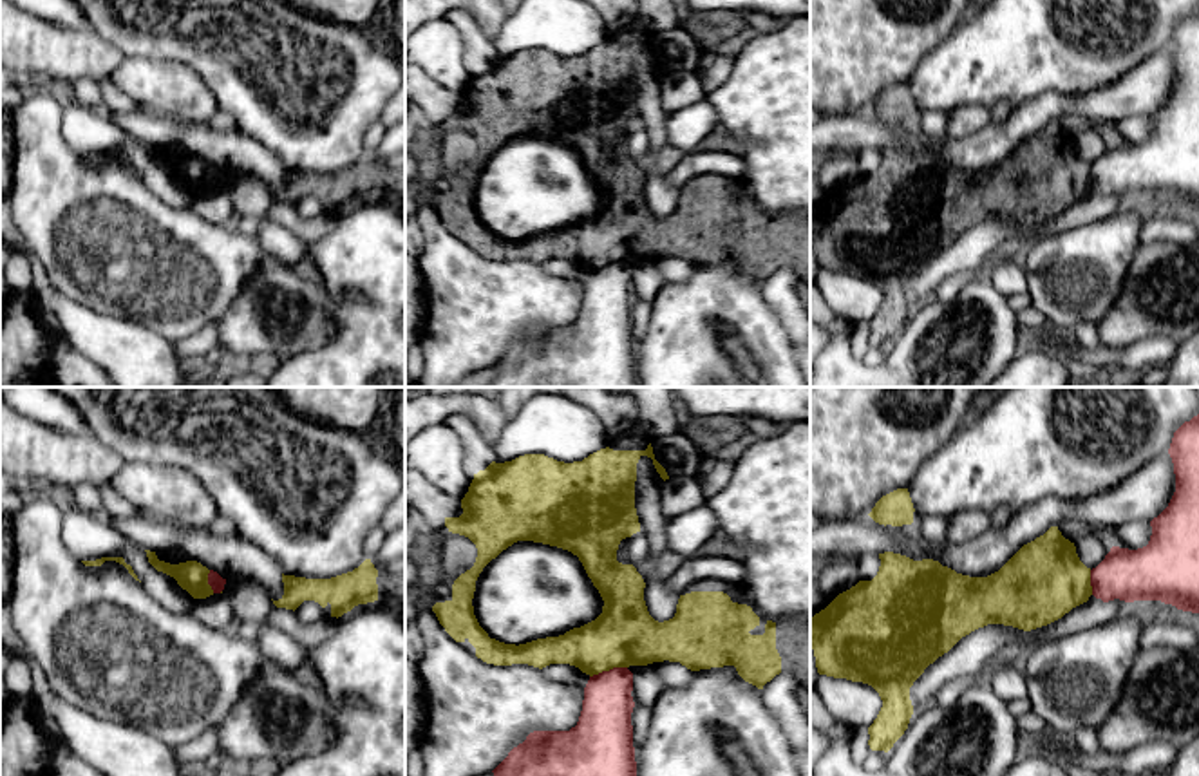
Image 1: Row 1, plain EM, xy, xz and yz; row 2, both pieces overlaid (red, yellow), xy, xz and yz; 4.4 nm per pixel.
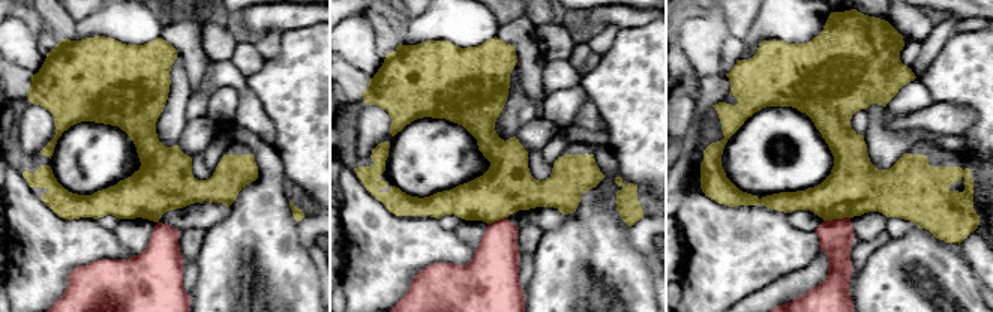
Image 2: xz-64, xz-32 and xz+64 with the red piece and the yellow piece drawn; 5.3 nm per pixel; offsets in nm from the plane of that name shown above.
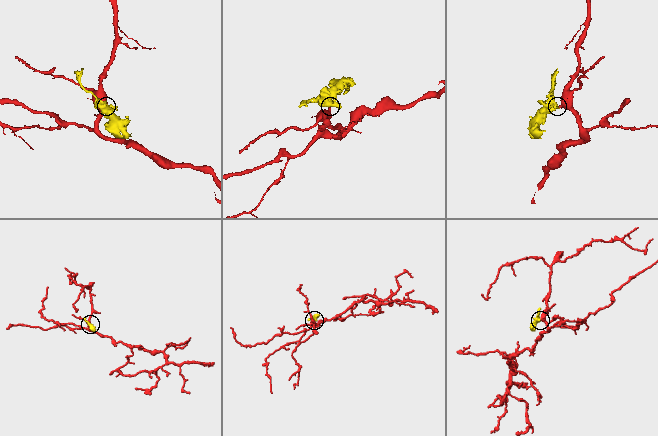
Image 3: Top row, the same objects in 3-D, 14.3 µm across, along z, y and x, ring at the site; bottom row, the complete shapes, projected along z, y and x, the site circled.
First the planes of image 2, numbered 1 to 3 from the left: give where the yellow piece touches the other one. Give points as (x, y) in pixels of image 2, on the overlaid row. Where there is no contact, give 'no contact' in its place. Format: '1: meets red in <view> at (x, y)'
1: no contact
2: meets red in xz-32 at (497, 221)
3: meets red in xz+64 at (836, 219)

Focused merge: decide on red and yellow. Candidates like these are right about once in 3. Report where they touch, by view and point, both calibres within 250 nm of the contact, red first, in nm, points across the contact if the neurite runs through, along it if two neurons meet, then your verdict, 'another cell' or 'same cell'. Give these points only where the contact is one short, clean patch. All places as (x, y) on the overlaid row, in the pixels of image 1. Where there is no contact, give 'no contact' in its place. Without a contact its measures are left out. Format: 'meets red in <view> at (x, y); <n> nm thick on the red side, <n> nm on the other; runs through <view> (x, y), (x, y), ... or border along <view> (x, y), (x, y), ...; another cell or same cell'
meets red in xz at (610, 670); 240 nm thick on the red side, 280 nm on the other; border along xz (626, 666), (603, 670), (590, 677); another cell

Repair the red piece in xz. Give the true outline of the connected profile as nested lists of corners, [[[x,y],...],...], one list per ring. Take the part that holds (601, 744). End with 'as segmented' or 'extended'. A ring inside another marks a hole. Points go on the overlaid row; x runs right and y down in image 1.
[[[628,667],[590,677],[577,725],[530,733],[494,776],[637,776],[631,691]]]; as segmented

